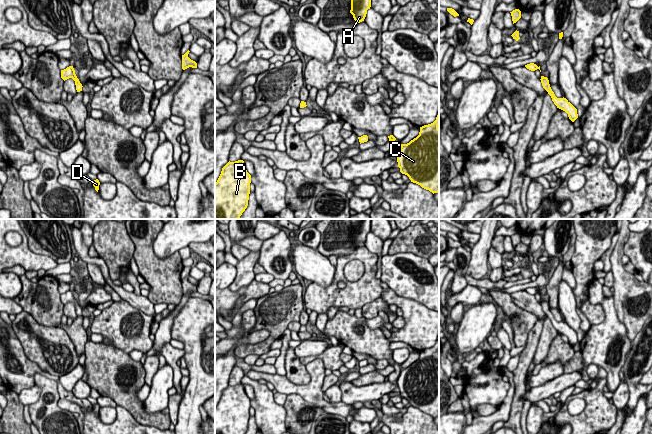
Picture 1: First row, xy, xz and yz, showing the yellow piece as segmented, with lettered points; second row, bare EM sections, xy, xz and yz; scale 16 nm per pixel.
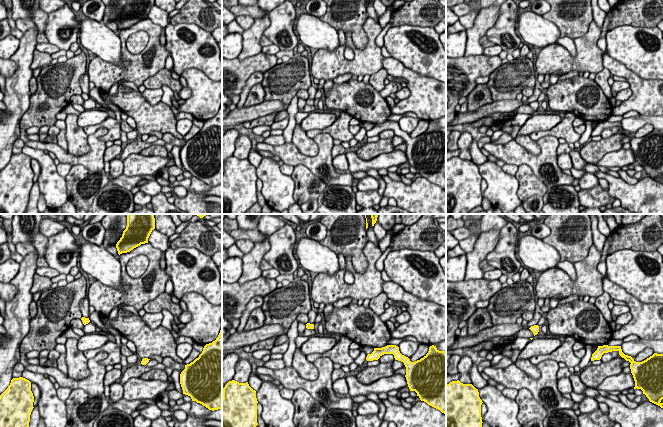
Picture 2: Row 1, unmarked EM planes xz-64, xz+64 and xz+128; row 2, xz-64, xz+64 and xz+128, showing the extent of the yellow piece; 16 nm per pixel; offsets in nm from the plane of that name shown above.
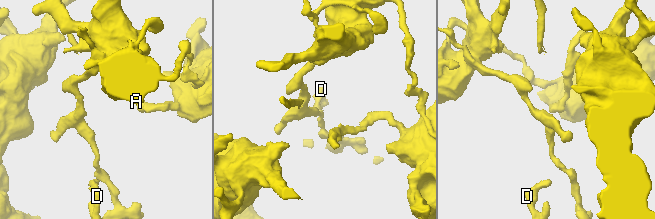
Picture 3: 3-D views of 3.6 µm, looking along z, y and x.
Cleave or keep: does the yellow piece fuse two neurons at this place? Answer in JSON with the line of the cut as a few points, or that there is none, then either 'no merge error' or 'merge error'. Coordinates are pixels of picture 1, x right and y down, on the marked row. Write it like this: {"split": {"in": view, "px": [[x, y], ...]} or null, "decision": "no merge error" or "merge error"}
{"split": {"in": "yz", "px": [[550, 87], [545, 89]]}, "decision": "merge error"}

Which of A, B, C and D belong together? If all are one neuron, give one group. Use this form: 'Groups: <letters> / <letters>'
Groups: A C D / B

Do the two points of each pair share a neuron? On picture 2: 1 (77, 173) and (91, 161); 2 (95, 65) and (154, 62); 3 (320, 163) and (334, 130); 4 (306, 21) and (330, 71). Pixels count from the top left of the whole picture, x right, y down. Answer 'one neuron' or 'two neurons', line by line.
1: two neurons
2: one neuron
3: two neurons
4: two neurons

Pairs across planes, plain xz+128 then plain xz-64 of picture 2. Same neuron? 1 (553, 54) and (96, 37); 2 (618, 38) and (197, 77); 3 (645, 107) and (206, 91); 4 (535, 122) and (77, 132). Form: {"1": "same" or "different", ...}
{"1": "different", "2": "different", "3": "same", "4": "different"}

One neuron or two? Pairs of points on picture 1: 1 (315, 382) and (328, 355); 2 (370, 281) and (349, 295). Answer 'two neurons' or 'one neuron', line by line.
1: two neurons
2: one neuron

